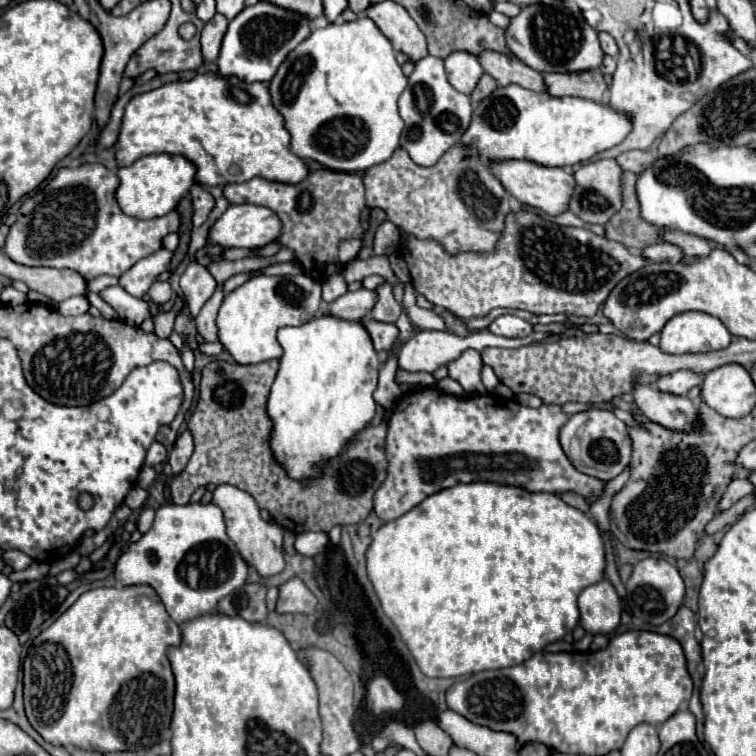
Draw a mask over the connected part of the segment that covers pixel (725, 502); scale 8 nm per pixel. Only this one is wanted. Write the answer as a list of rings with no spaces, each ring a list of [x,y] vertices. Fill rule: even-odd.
[[[732,478],[732,482],[726,486],[726,492],[724,496],[720,498],[718,502],[718,510],[728,510],[734,502],[738,502],[742,496],[748,496],[750,492],[754,490],[754,486],[748,482],[748,480],[742,480],[742,478]]]

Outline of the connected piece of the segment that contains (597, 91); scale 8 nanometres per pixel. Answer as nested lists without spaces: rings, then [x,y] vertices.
[[[600,70],[572,72],[572,74],[544,74],[548,84],[548,94],[552,96],[578,96],[594,102],[602,102],[606,92],[606,82]]]

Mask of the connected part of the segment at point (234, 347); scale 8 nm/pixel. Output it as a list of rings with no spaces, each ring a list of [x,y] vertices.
[[[306,274],[254,276],[224,296],[216,326],[218,340],[238,364],[260,364],[282,356],[276,332],[280,326],[302,326],[320,314],[320,282]]]

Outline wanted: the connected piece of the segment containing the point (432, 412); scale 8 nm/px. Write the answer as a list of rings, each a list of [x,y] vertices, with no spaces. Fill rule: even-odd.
[[[428,388],[414,394],[408,394],[398,400],[394,414],[388,422],[388,438],[386,438],[386,456],[390,462],[388,478],[374,494],[374,512],[380,520],[390,522],[414,506],[418,506],[426,496],[436,494],[444,488],[454,486],[454,482],[500,482],[508,484],[514,480],[516,474],[528,476],[528,482],[524,484],[530,492],[574,492],[586,498],[590,504],[596,502],[602,494],[608,482],[600,482],[600,478],[592,478],[572,466],[572,462],[566,458],[566,454],[560,448],[558,442],[558,430],[568,422],[568,414],[562,410],[562,406],[554,404],[542,404],[540,408],[528,408],[516,402],[514,398],[500,398],[494,394],[480,394],[480,396],[468,396],[460,398]]]

